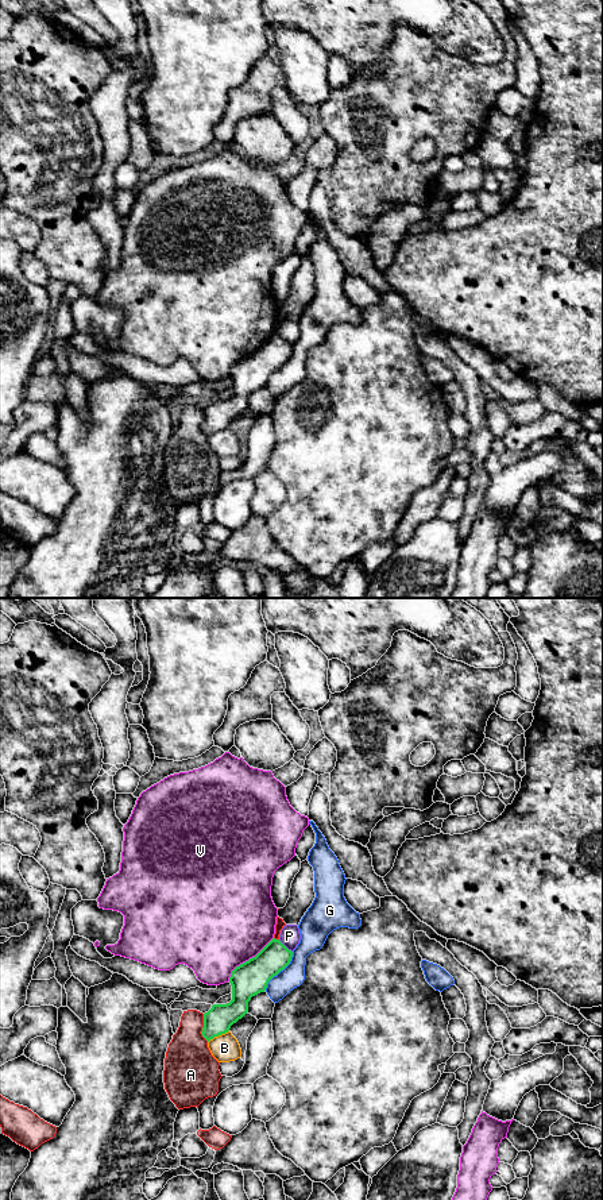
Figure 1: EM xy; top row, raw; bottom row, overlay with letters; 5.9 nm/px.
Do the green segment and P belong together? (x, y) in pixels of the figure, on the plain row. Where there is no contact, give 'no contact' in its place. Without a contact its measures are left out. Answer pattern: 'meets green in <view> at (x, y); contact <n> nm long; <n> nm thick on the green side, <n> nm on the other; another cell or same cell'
meets green in xy at (283, 340); contact 120 nm long; 190 nm thick on the green side, 120 nm on the other; another cell

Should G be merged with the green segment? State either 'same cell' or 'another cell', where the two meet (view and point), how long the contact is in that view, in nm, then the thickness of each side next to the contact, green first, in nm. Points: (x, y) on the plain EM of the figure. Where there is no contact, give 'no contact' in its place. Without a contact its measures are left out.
another cell | xy (279, 366) | 280 nm | 200/140 nm

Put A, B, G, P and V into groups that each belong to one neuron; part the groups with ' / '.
A / B / G / P / V

